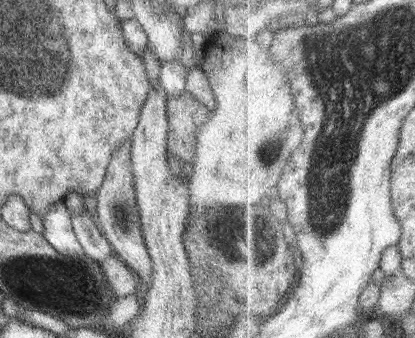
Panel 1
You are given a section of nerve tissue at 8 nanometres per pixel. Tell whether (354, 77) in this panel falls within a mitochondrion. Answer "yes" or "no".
yes

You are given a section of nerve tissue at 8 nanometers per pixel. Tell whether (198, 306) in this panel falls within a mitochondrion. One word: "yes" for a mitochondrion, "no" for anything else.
no

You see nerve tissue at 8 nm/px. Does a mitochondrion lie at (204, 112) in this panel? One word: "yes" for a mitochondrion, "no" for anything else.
no

